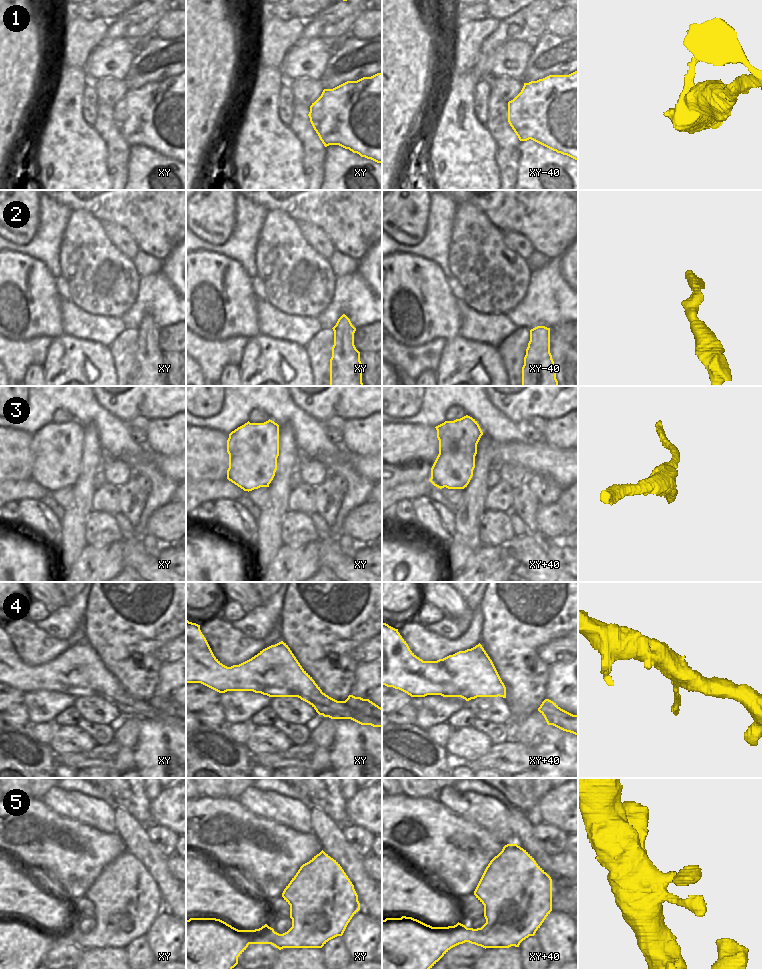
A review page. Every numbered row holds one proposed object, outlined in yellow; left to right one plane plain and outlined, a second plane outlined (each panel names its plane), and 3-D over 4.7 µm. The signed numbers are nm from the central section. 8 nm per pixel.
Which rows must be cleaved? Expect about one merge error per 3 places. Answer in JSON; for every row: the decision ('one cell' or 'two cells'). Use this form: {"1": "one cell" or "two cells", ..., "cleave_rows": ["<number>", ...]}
{"1": "two cells", "2": "one cell", "3": "one cell", "4": "two cells", "5": "one cell", "cleave_rows": ["1", "4"]}

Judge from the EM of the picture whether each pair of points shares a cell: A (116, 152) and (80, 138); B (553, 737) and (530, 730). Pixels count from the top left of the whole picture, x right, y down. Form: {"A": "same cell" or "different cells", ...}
{"A": "different cells", "B": "different cells"}

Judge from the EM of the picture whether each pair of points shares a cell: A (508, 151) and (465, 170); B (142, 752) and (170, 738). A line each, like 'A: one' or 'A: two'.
A: two
B: one

